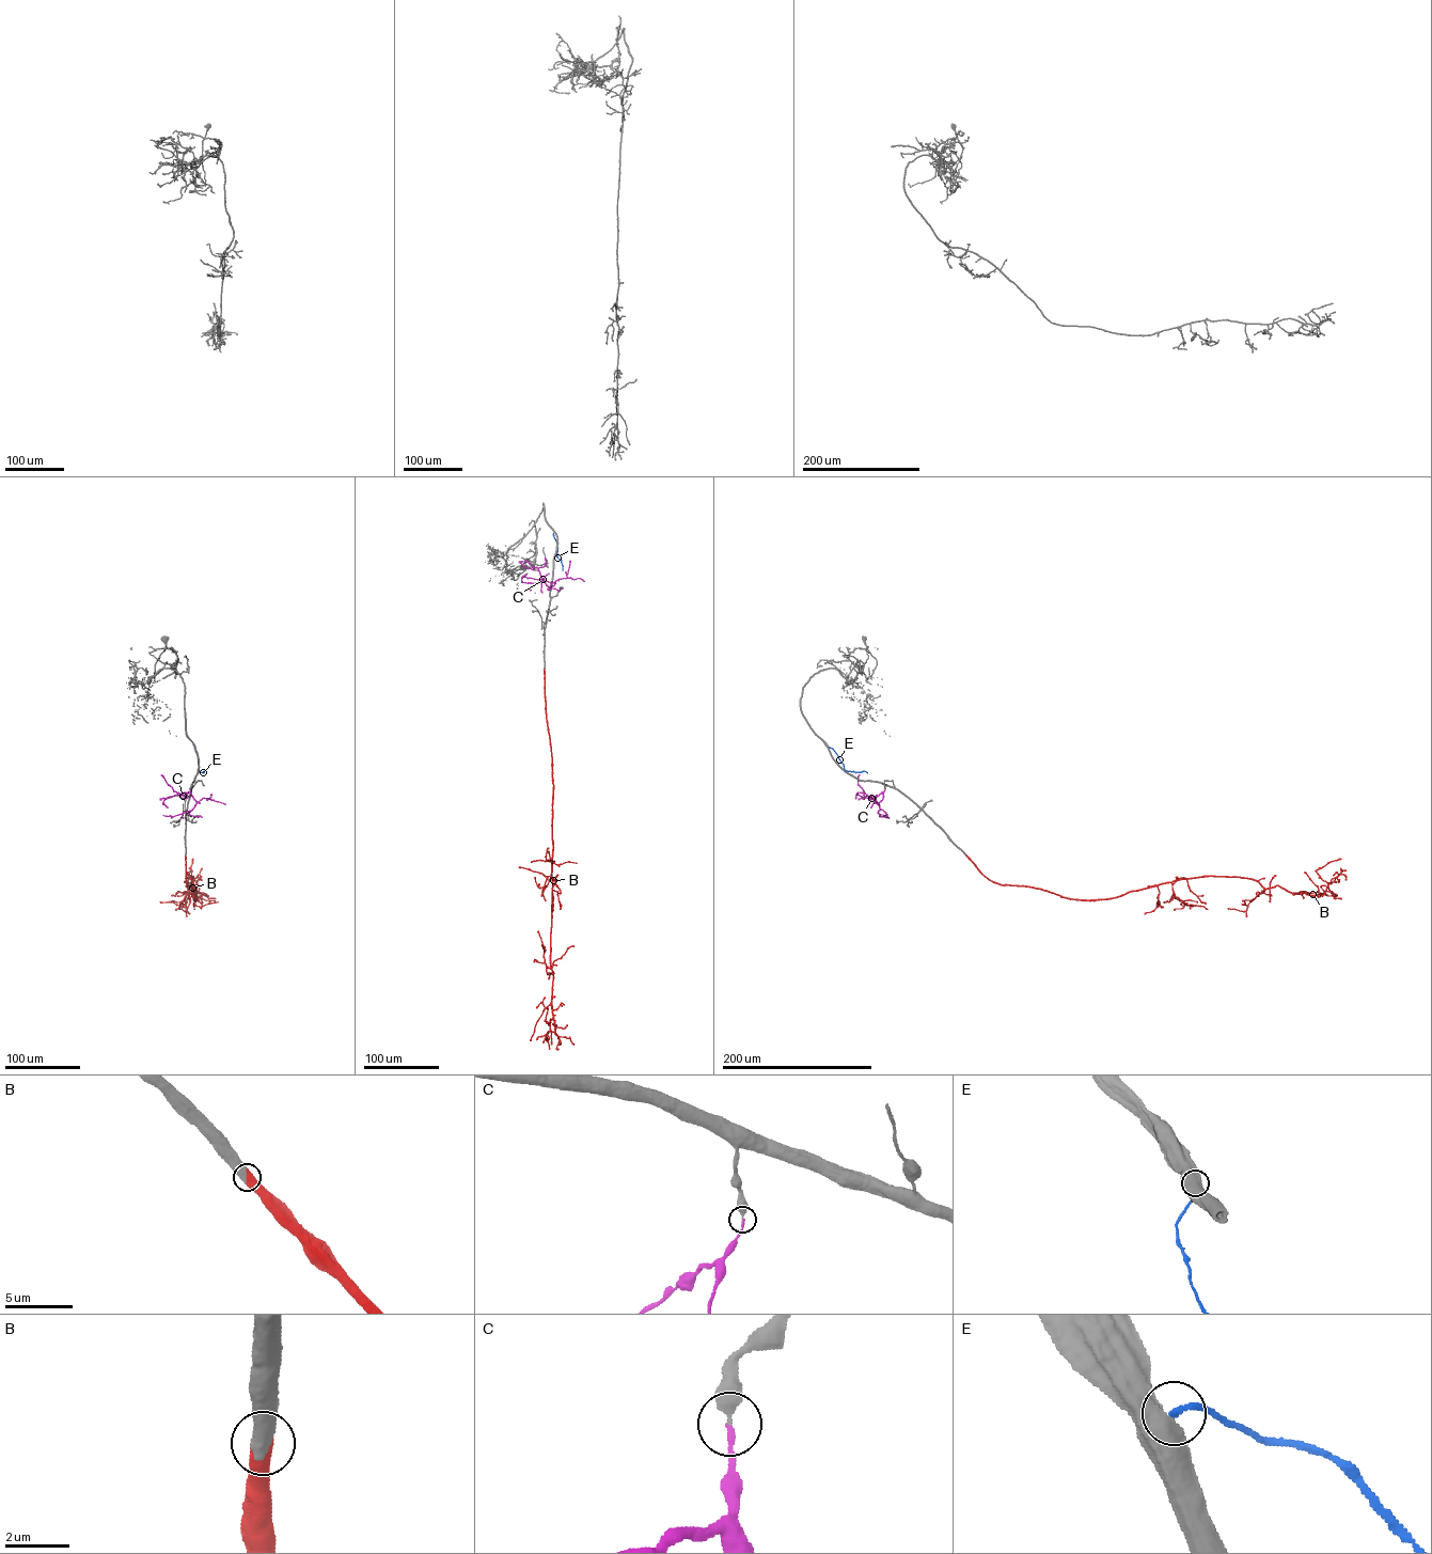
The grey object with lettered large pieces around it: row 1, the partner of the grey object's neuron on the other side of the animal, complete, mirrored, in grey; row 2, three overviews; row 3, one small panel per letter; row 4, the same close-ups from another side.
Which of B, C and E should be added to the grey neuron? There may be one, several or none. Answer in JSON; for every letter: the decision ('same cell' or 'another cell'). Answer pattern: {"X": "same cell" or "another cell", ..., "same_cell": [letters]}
{"B": "same cell", "C": "same cell", "E": "another cell", "same_cell": ["B", "C"]}

